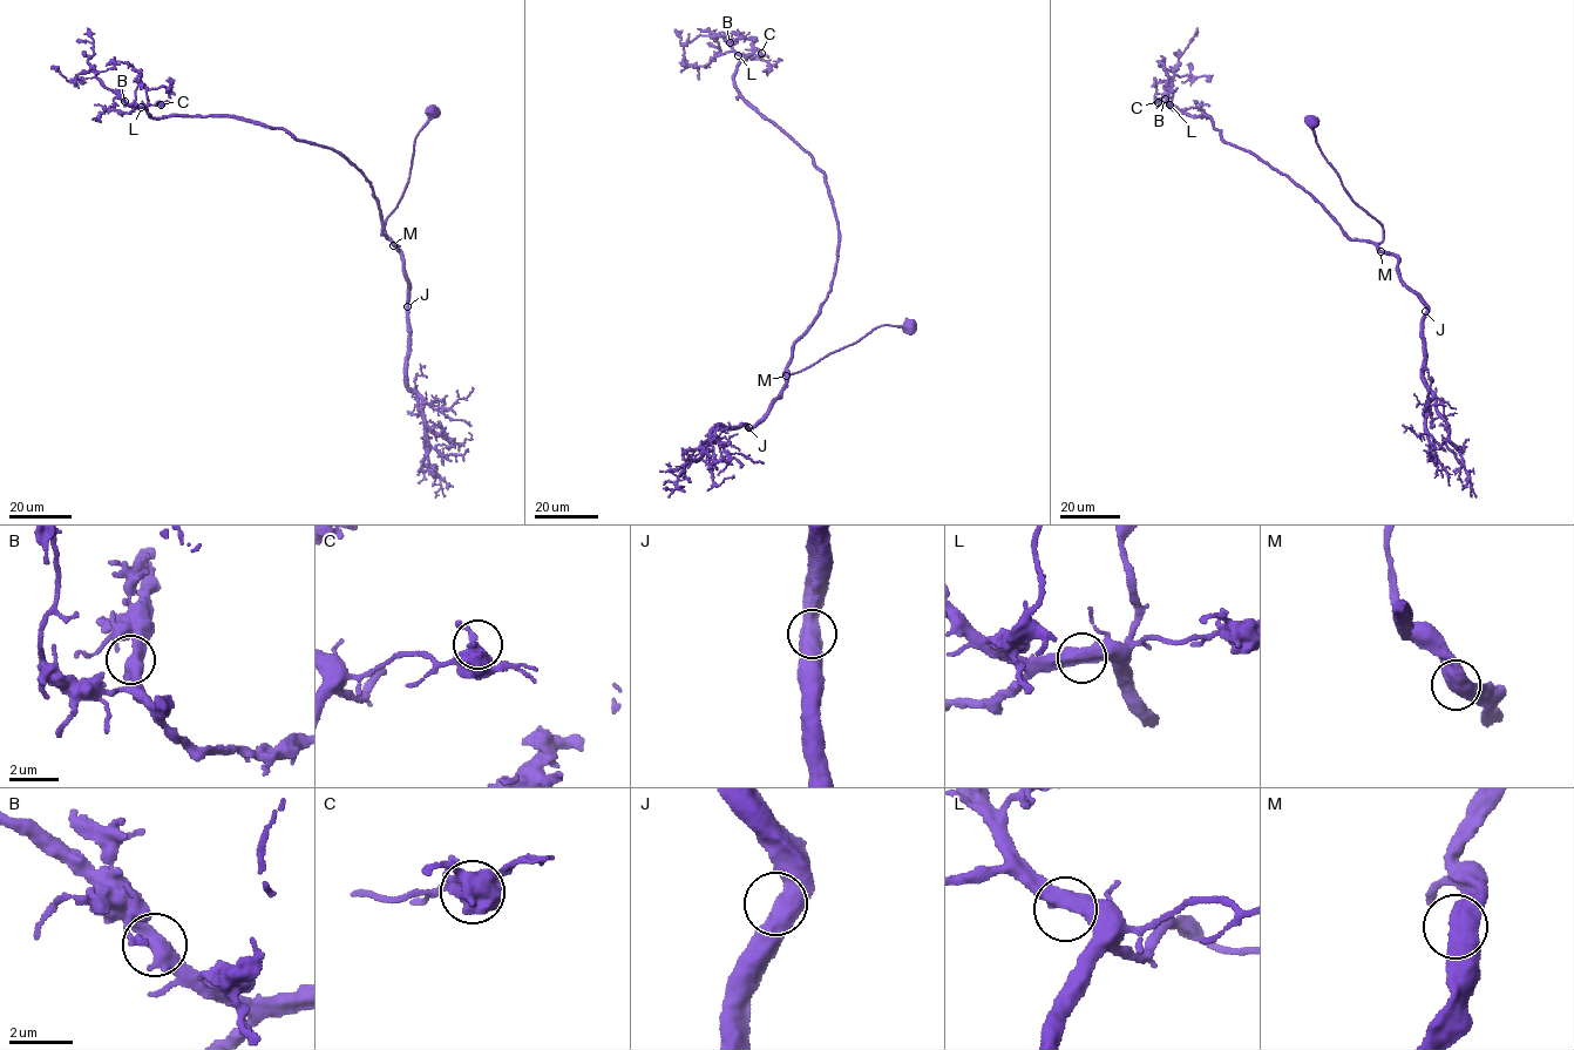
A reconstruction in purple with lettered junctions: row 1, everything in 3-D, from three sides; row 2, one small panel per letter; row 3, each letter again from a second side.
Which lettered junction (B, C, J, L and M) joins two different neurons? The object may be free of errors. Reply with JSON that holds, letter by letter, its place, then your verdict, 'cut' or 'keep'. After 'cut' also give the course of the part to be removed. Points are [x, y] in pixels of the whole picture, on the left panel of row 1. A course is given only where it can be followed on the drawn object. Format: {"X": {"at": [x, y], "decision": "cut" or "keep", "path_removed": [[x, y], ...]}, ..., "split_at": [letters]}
{"B": {"at": [124, 101], "decision": "keep"}, "C": {"at": [161, 104], "decision": "keep"}, "J": {"at": [407, 306], "decision": "keep"}, "L": {"at": [141, 107], "decision": "keep"}, "M": {"at": [393, 245], "decision": "keep"}, "split_at": []}

